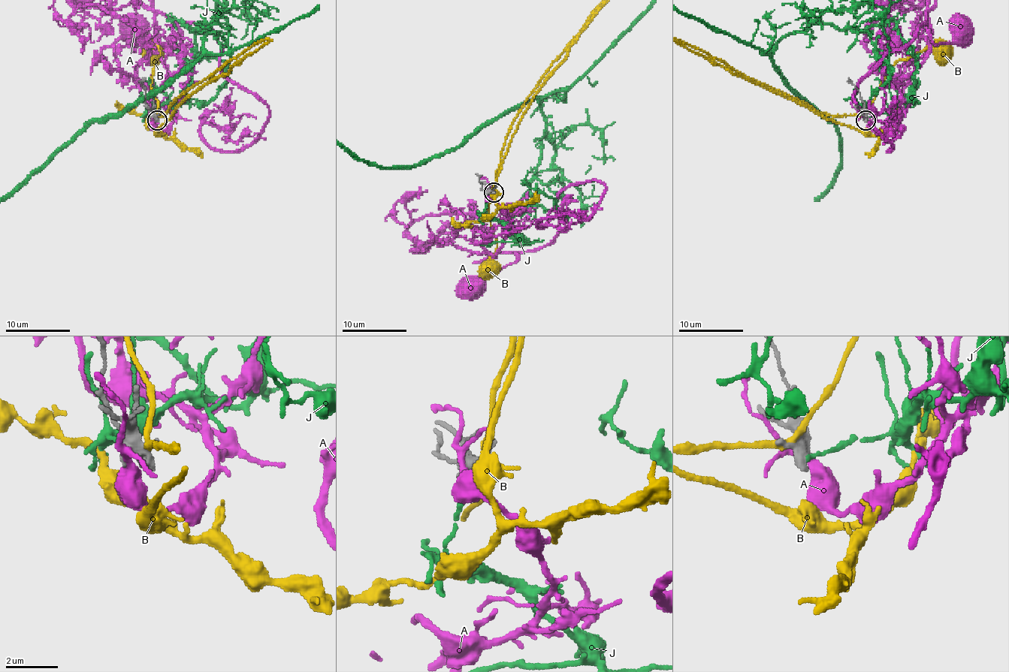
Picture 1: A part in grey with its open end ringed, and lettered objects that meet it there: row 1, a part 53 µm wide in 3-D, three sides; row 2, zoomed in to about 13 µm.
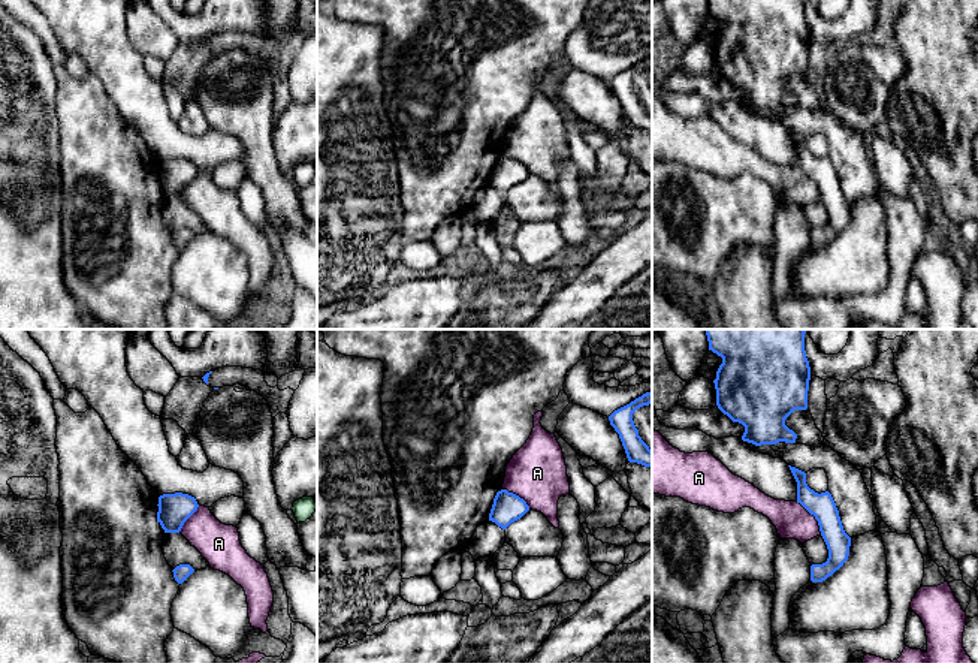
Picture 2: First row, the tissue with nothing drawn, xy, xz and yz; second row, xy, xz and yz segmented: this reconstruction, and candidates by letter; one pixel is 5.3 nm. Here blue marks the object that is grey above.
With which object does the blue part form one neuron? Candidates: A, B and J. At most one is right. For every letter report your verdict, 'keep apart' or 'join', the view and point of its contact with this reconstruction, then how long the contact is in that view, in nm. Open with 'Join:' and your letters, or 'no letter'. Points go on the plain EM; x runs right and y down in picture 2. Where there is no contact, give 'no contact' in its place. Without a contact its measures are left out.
Join: no letter
A: keep apart; contact yz (814, 180); length 220 nm
B: keep apart; no contact
J: keep apart; no contact

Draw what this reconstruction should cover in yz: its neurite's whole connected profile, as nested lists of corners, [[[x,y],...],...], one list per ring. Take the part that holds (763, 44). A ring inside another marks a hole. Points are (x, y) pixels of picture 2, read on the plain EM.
[[[707,0],[709,15],[722,22],[713,45],[716,70],[733,87],[745,91],[743,106],[755,111],[796,108],[797,99],[785,90],[794,75],[808,73],[811,31],[805,15],[805,0]]]

